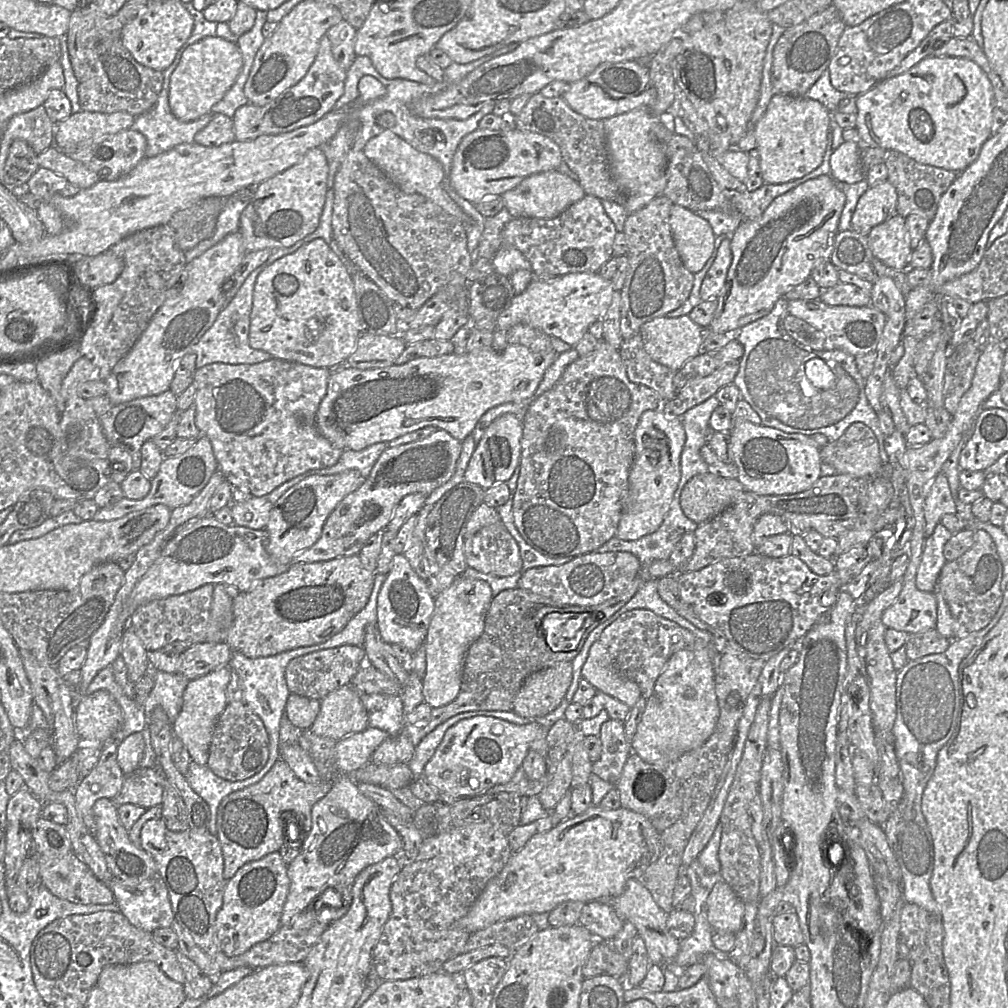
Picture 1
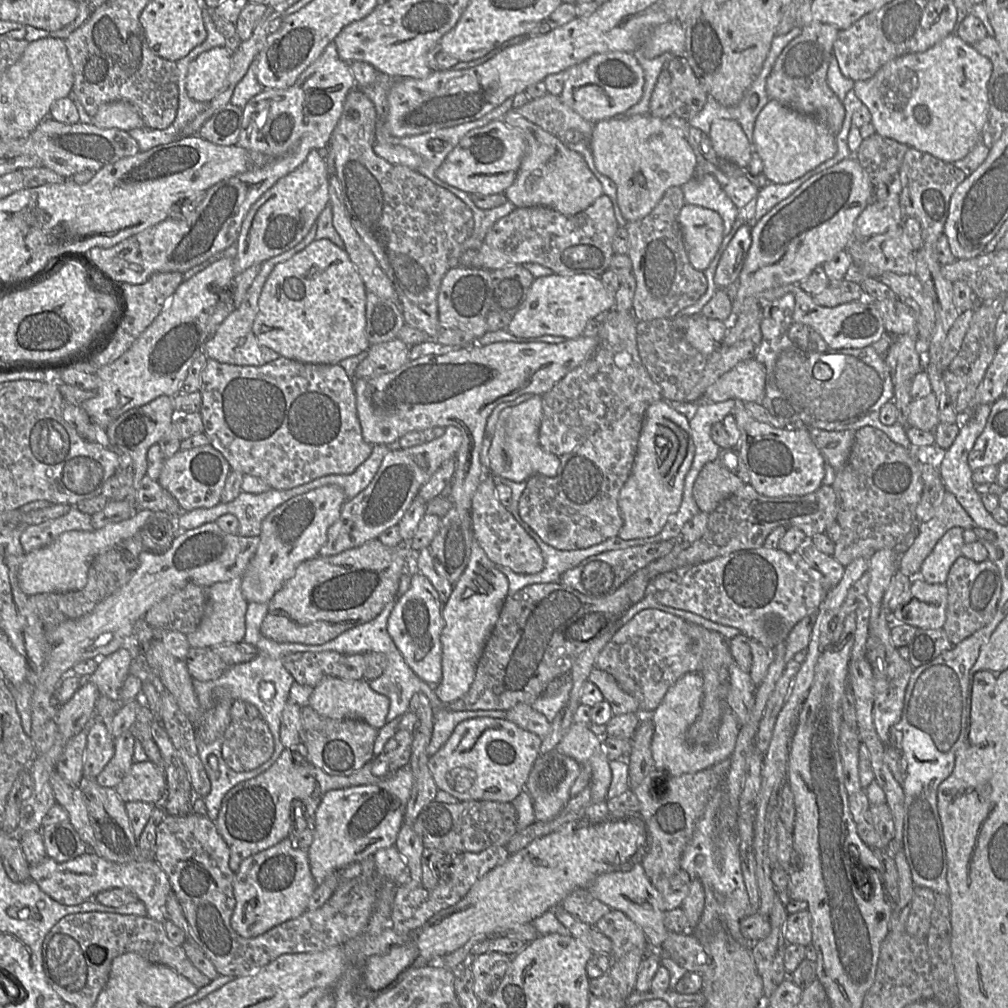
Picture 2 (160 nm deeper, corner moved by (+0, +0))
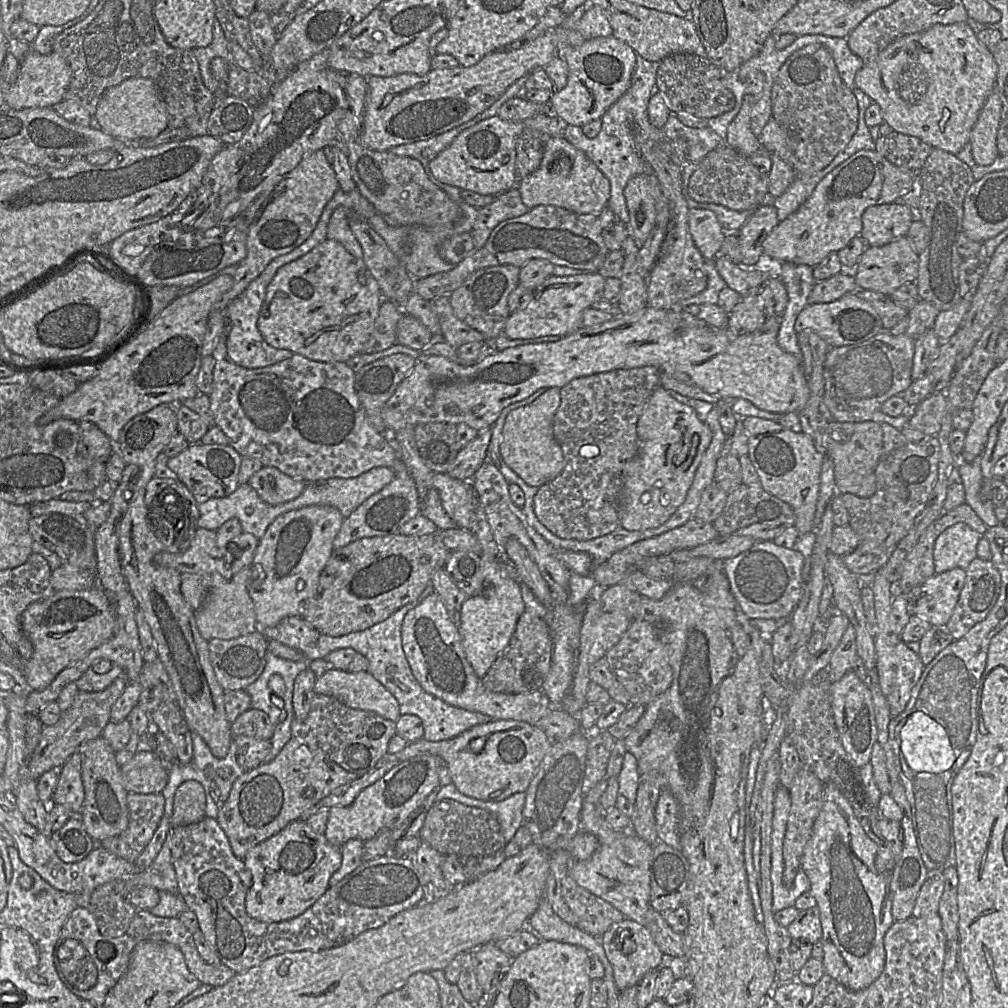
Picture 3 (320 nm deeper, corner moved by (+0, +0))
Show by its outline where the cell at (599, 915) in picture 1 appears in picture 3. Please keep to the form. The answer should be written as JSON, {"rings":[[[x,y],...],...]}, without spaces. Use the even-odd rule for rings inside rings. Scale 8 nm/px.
{"rings":[[[624,918],[620,922],[613,923],[609,929],[599,937],[599,940],[612,965],[615,983],[619,991],[631,986],[638,986],[646,973],[658,970],[661,967],[663,953],[654,941],[650,931],[644,925],[632,919]],[[623,930],[629,930],[630,936],[621,938]],[[616,935],[618,936],[616,937]]]}

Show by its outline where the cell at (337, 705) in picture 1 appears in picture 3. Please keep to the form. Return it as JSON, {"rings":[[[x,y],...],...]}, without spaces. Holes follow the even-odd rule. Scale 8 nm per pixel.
{"rings":[[[329,666],[317,678],[314,693],[334,697],[350,708],[374,712],[393,722],[401,716],[395,697],[368,671],[351,673]]]}

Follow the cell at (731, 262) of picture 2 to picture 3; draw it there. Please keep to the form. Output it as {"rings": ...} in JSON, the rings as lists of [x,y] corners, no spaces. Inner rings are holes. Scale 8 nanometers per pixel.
{"rings":[[[773,204],[758,207],[738,233],[742,255],[739,267],[756,267],[763,255],[763,242],[778,225],[777,209]]]}

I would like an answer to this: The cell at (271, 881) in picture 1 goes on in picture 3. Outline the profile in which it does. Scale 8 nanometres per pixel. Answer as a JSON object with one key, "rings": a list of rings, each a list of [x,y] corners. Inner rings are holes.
{"rings":[[[296,820],[250,849],[243,860],[252,875],[245,899],[248,915],[263,922],[281,922],[302,914],[327,891],[330,877],[341,866],[342,854],[341,847],[332,845],[324,834],[314,832],[306,821]]]}

